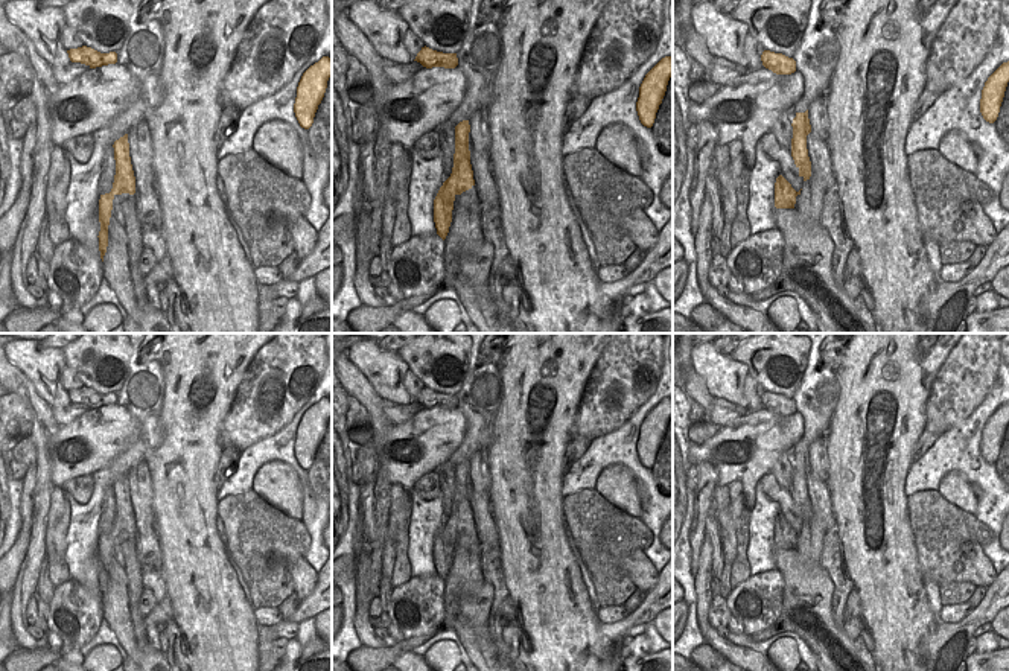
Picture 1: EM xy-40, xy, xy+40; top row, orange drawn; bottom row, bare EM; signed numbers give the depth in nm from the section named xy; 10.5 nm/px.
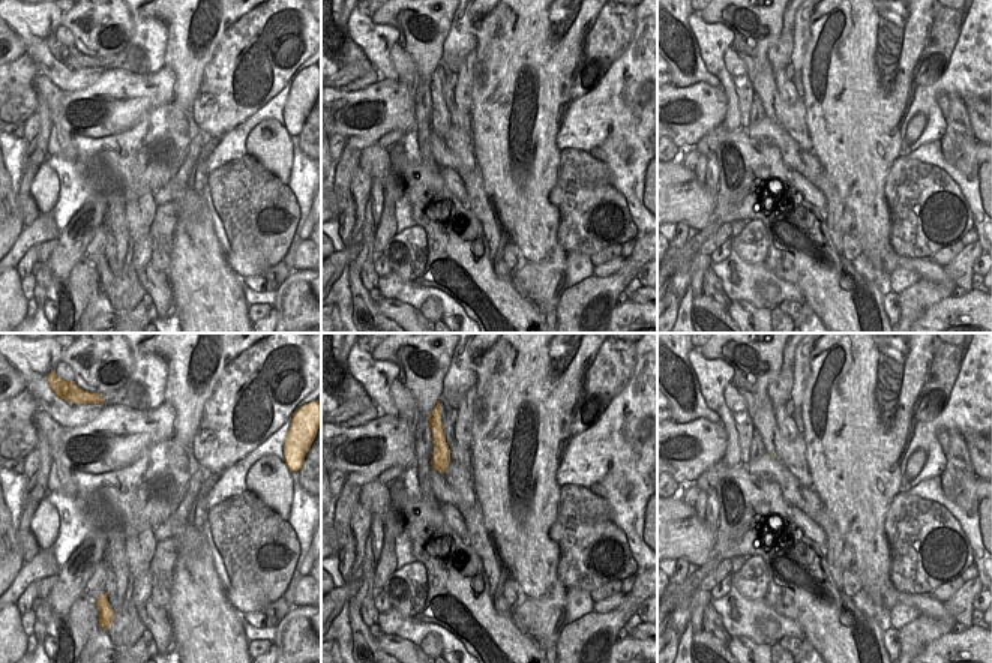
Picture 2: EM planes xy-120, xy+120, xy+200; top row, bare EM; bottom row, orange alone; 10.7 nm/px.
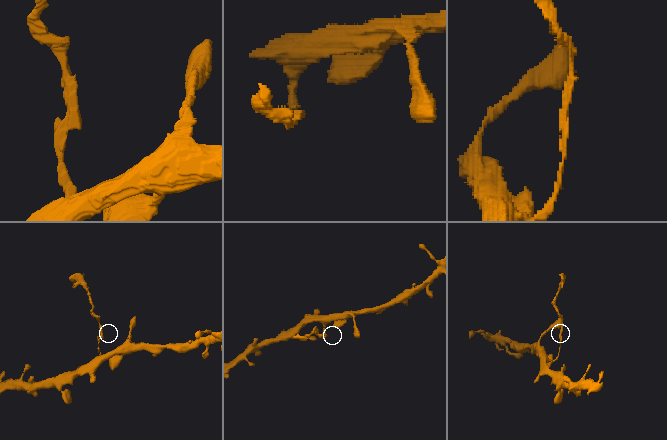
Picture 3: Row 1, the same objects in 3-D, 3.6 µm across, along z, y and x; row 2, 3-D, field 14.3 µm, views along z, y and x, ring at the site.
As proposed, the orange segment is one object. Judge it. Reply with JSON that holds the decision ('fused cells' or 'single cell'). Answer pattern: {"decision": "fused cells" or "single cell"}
{"decision": "fused cells"}

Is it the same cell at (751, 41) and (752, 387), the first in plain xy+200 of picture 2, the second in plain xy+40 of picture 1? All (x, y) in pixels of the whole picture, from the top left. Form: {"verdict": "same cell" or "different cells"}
{"verdict": "different cells"}

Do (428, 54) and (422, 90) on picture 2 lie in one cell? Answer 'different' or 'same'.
same

